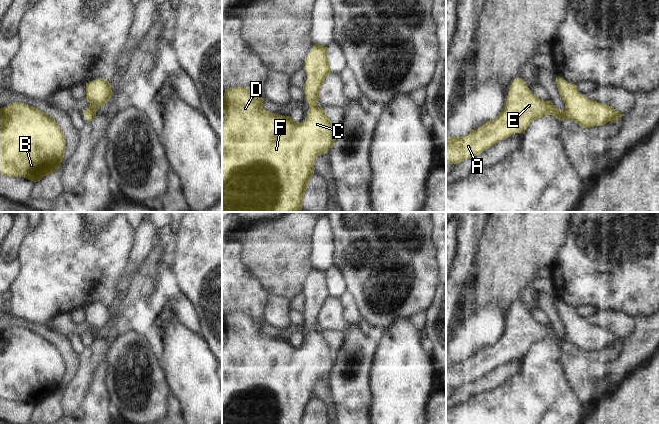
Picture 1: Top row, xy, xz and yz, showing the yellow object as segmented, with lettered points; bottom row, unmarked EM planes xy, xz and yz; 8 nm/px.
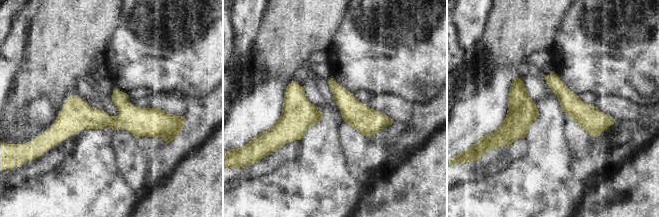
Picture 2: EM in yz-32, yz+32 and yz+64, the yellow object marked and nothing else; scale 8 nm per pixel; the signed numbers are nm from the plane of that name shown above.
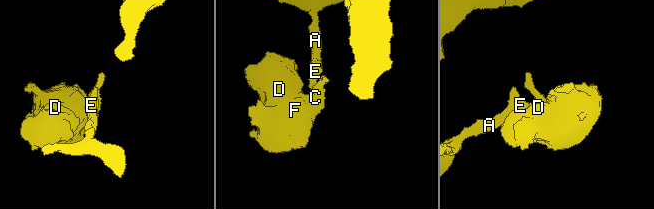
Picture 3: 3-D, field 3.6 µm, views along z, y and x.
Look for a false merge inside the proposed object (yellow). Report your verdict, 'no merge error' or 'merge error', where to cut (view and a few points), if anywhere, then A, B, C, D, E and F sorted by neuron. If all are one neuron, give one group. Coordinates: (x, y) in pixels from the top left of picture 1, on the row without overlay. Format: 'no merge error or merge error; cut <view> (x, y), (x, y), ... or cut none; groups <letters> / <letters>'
no merge error; cut none; groups A B C D E F

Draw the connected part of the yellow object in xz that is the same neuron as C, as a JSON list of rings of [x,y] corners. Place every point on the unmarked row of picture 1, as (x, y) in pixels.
[[[315,268],[306,282],[308,303],[303,313],[309,328],[307,342],[298,347],[290,340],[280,340],[263,332],[263,323],[245,311],[225,313],[222,322],[222,424],[304,424],[308,406],[314,398],[318,380],[327,377],[336,366],[336,351],[317,329],[320,313],[332,296],[327,271]]]

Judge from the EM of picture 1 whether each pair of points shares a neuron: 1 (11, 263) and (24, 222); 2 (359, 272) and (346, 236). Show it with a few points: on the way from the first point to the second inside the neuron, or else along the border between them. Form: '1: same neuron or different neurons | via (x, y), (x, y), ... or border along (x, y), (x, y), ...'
1: same neuron | via (11, 253), (11, 246), (20, 232)
2: same neuron | via (359, 263), (359, 249), (355, 245)

